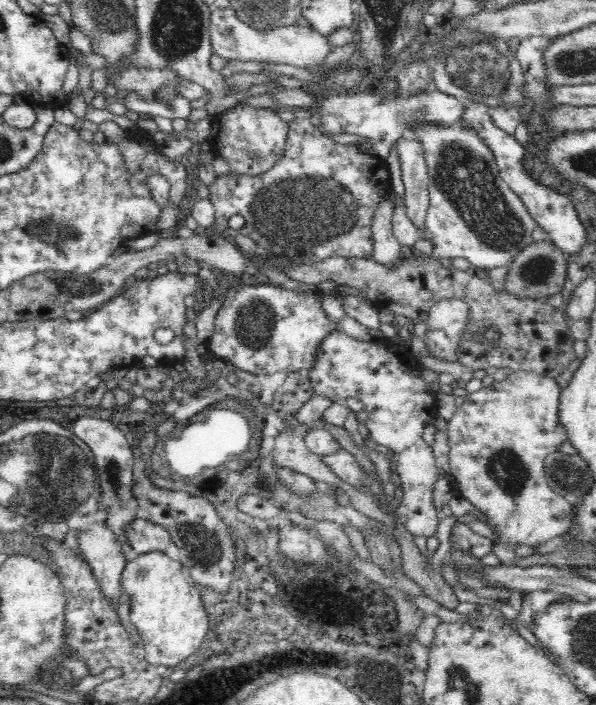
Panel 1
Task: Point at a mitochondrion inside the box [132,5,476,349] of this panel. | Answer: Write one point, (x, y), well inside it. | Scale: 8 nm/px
(304, 215)

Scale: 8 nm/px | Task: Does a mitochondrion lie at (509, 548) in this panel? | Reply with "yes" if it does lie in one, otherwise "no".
no

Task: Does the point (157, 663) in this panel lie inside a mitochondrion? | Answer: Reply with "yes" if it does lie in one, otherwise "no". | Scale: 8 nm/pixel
no

